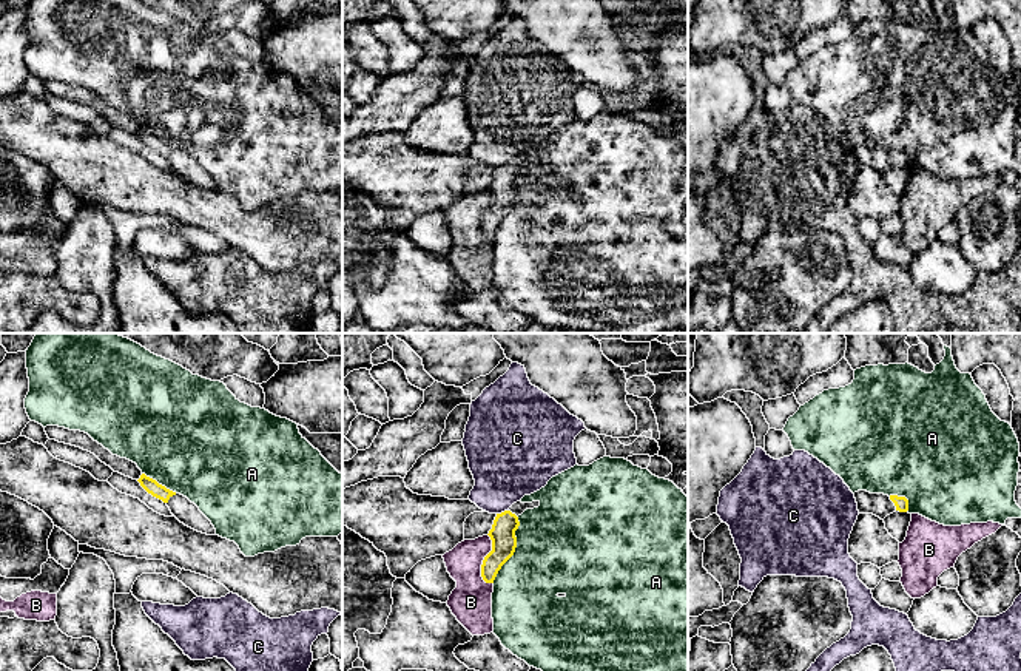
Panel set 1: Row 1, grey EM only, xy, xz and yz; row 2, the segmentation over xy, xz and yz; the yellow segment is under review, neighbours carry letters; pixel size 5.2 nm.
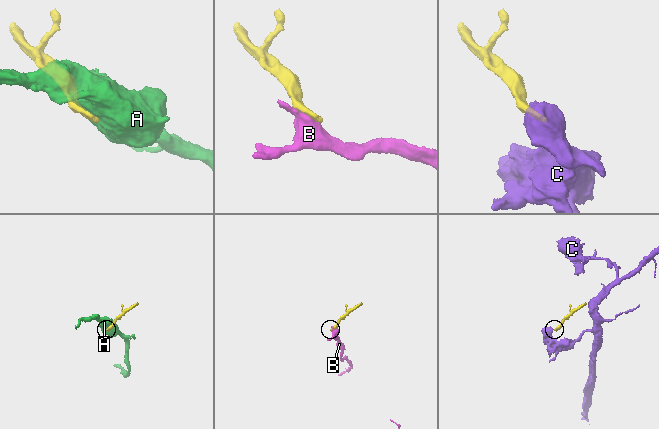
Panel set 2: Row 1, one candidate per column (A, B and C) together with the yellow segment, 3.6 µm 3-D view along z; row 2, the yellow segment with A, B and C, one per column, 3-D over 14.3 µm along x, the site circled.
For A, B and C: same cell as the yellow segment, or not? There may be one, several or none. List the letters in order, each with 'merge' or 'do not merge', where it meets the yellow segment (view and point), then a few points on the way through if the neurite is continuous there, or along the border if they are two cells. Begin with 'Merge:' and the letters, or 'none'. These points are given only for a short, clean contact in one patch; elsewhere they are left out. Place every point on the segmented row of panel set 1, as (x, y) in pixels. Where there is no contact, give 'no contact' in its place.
Merge: none
A: do not merge; contact xz (514, 549)
B: do not merge; contact xz (483, 562)
C: do not merge; contact xz (502, 512); border xz (506, 509), (497, 514)

